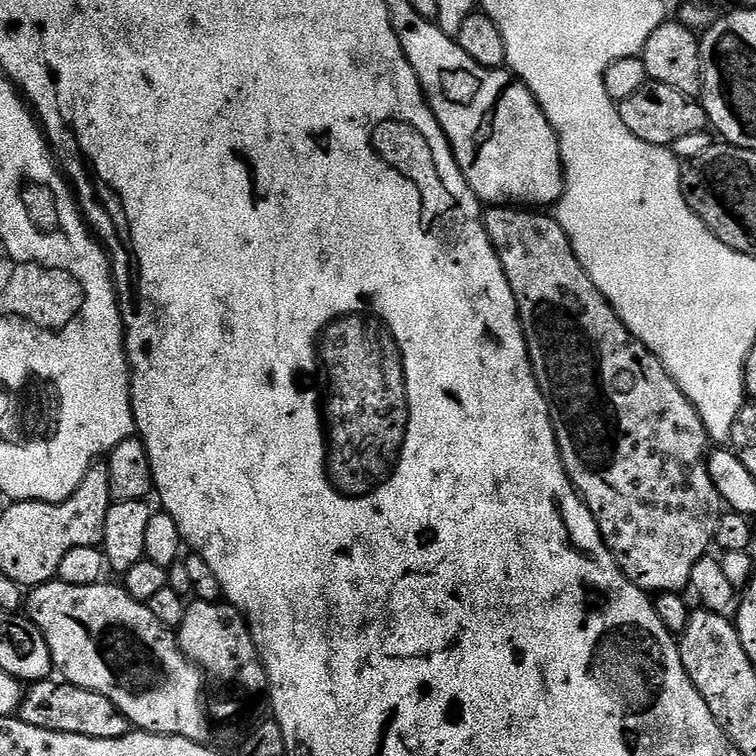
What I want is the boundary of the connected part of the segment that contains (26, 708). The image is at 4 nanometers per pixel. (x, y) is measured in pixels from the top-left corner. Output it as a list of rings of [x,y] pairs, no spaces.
[[[56,678],[38,680],[27,685],[26,691],[20,698],[18,718],[42,730],[78,734],[86,738],[102,738],[103,740],[122,738],[130,730],[128,720],[120,713],[118,706],[110,702],[110,698],[102,694],[94,694],[94,690],[82,690],[78,686],[61,682]]]

